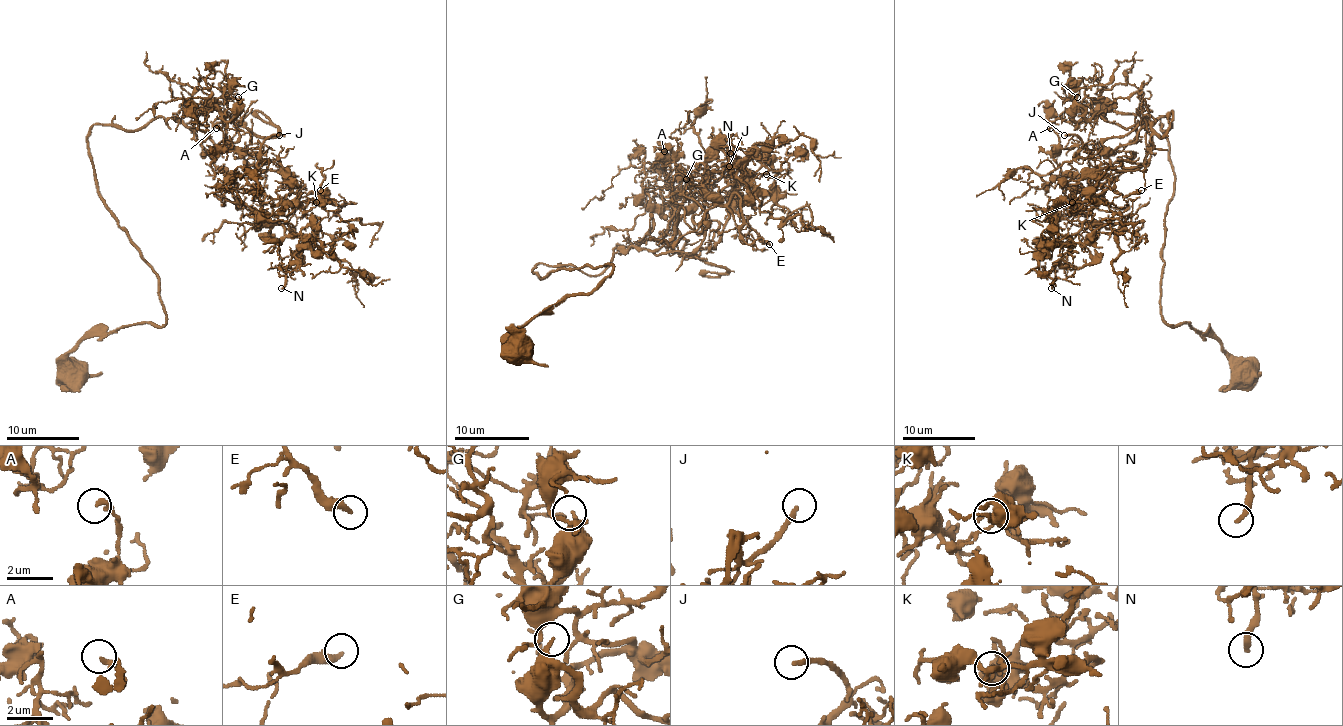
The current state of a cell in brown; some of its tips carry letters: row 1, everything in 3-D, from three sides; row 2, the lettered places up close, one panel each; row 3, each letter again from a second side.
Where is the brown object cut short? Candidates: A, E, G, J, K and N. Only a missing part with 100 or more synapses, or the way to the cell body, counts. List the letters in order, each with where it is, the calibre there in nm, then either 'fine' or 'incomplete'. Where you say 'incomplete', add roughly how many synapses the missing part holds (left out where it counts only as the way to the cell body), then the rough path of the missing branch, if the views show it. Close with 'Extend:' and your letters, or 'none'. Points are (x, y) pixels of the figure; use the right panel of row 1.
A: (1050, 128) | 180 nm | fine
E: (1141, 190) | 320 nm | fine
G: (1077, 97) | 220 nm | fine
J: (1064, 135) | 220 nm | incomplete | 110 syn | (1064, 135), (1064, 159), (1070, 164), (1066, 179), (1077, 177), (1084, 170), (1072, 177)
K: (1072, 202) | 110 nm | fine
N: (1051, 288) | 260 nm | fine
Extend: J

